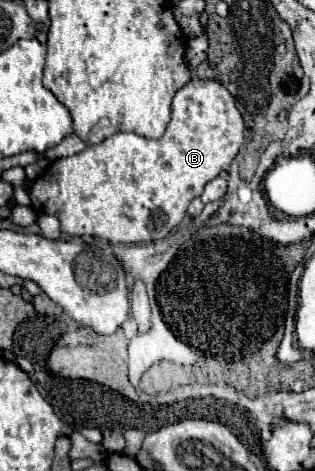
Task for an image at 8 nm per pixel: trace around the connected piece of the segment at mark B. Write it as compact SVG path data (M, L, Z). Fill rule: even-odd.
M190 80L172 100L172 118L162 138L148 140L132 132L118 132L102 144L52 162L30 188L32 208L38 214L58 216L62 232L70 236L98 236L112 244L160 240L182 222L190 200L200 196L212 178L230 168L242 142L244 122L230 92L214 80Z

